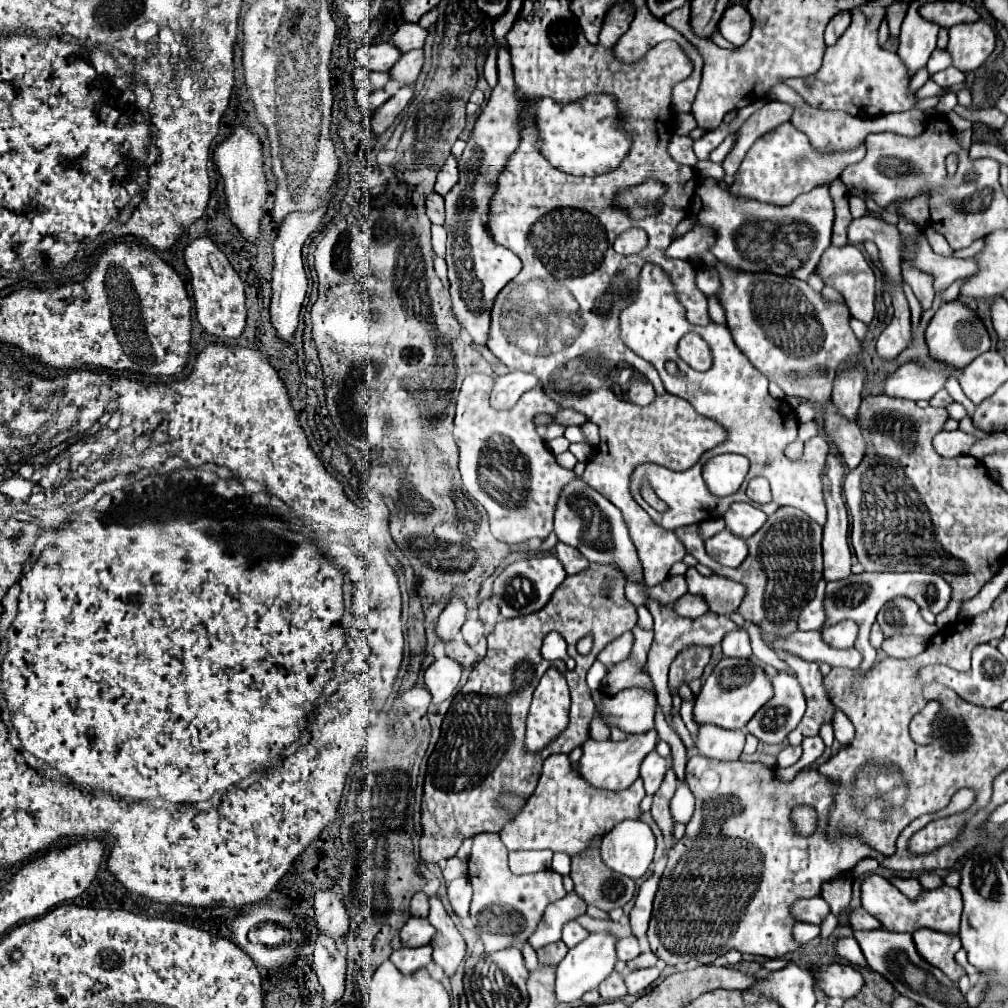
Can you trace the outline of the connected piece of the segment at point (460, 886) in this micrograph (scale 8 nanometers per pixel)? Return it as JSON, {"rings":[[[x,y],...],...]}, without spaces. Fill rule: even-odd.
{"rings":[[[460,877],[448,885],[448,901],[460,919],[468,917],[472,901],[472,885],[468,885],[466,877]]]}

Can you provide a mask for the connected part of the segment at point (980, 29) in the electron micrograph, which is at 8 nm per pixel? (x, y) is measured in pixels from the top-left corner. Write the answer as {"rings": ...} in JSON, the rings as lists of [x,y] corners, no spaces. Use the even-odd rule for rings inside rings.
{"rings":[[[984,19],[976,23],[960,23],[950,29],[948,53],[952,57],[952,65],[962,73],[976,71],[992,55],[994,47],[996,33]]]}

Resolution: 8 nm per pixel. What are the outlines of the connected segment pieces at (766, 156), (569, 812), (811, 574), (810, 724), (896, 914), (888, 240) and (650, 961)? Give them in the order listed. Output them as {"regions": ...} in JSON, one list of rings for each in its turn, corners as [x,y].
{"regions":[[[[782,123],[774,131],[760,137],[758,143],[750,147],[728,191],[732,197],[746,197],[752,201],[784,207],[790,205],[798,195],[814,189],[816,185],[834,181],[844,167],[860,161],[864,157],[864,151],[866,151],[864,145],[860,145],[858,149],[852,149],[848,153],[818,155],[802,131],[798,131],[792,123]]],[[[553,754],[543,764],[534,795],[526,807],[500,831],[510,851],[518,849],[550,849],[572,855],[582,853],[592,841],[600,839],[608,829],[624,819],[640,819],[640,801],[644,799],[642,779],[624,791],[606,791],[588,785],[572,767],[566,754]]],[[[780,507],[768,521],[748,539],[750,555],[746,561],[736,567],[722,567],[704,551],[704,541],[698,537],[698,525],[688,525],[676,529],[676,535],[692,553],[698,563],[710,567],[714,573],[740,581],[748,587],[748,593],[738,607],[738,613],[746,619],[746,623],[754,623],[760,627],[764,635],[788,637],[798,631],[798,617],[806,603],[812,599],[816,591],[816,583],[822,579],[822,527],[812,521],[806,513],[794,507]]],[[[780,651],[780,655],[790,665],[790,669],[796,673],[796,677],[802,685],[806,703],[808,703],[808,709],[806,709],[800,725],[788,735],[788,741],[792,745],[800,745],[804,737],[818,735],[820,725],[824,721],[832,721],[832,703],[830,703],[828,691],[824,687],[824,677],[818,669],[818,663],[808,663],[808,661],[804,661],[792,653],[784,653],[784,651]]],[[[870,875],[862,883],[862,907],[872,913],[878,921],[882,921],[884,929],[896,933],[914,933],[916,929],[930,928],[944,933],[958,934],[960,929],[960,913],[962,913],[962,893],[954,887],[940,887],[932,891],[924,891],[916,901],[910,901],[904,893],[900,893],[888,879],[880,875]]],[[[860,217],[852,219],[848,225],[848,241],[862,243],[874,241],[879,249],[881,263],[886,269],[886,279],[890,285],[902,283],[902,269],[900,269],[900,233],[894,225],[878,217]]],[[[646,951],[646,953],[638,955],[636,959],[632,959],[632,961],[628,963],[628,967],[630,967],[630,969],[644,969],[644,967],[654,967],[656,963],[658,963],[658,957],[656,957],[652,951]]]]}

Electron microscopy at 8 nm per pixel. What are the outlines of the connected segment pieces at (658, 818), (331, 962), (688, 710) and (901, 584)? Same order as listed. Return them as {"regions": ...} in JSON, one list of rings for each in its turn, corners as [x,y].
{"regions":[[[[670,769],[670,771],[666,773],[666,779],[664,779],[662,789],[656,791],[654,803],[652,803],[652,817],[654,817],[654,821],[658,823],[658,827],[662,829],[664,837],[672,837],[674,825],[676,825],[676,821],[674,821],[674,817],[672,817],[672,813],[670,813],[670,799],[674,797],[676,787],[678,787],[678,779],[676,779],[674,771]]],[[[318,931],[316,949],[314,949],[314,967],[318,981],[324,989],[324,1007],[338,1001],[344,993],[344,973],[346,957],[340,953],[332,935]]],[[[682,703],[682,709],[680,709],[680,717],[682,717],[682,721],[686,723],[686,727],[688,727],[688,731],[692,733],[692,737],[698,737],[698,729],[700,729],[700,725],[696,725],[696,721],[694,721],[694,717],[692,717],[692,703]]],[[[908,571],[908,573],[862,573],[862,575],[850,575],[844,581],[828,583],[826,587],[826,613],[828,613],[828,625],[834,625],[842,619],[854,619],[854,621],[870,621],[870,625],[876,621],[876,613],[880,607],[884,607],[894,597],[904,595],[912,601],[916,601],[920,607],[930,609],[934,615],[942,613],[950,599],[952,588],[944,577],[938,573],[924,573],[924,571]]]]}

